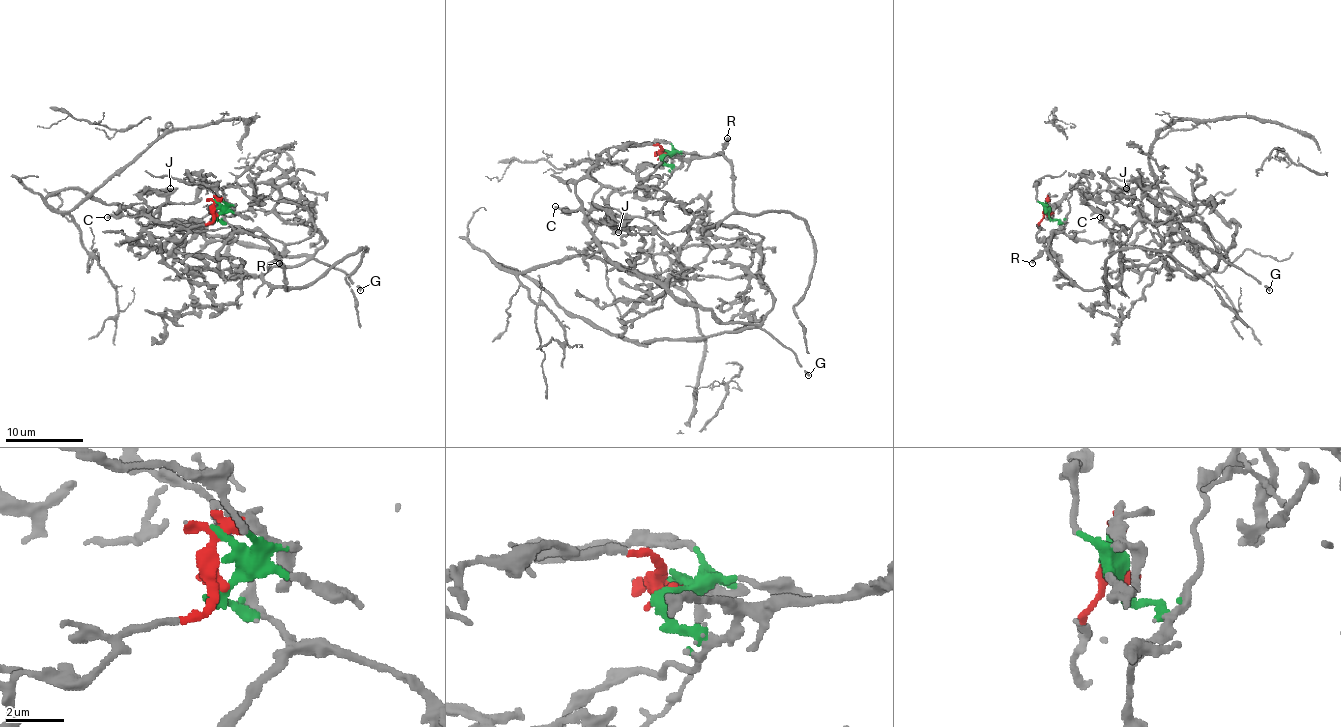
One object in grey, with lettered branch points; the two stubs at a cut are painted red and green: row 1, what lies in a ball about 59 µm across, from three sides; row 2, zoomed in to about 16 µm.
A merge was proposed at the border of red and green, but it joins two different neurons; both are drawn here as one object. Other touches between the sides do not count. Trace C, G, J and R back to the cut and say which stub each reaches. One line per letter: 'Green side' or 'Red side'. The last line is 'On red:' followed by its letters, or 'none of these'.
C: Green side
G: Red side
J: Red side
R: Green side
On red: G, J

